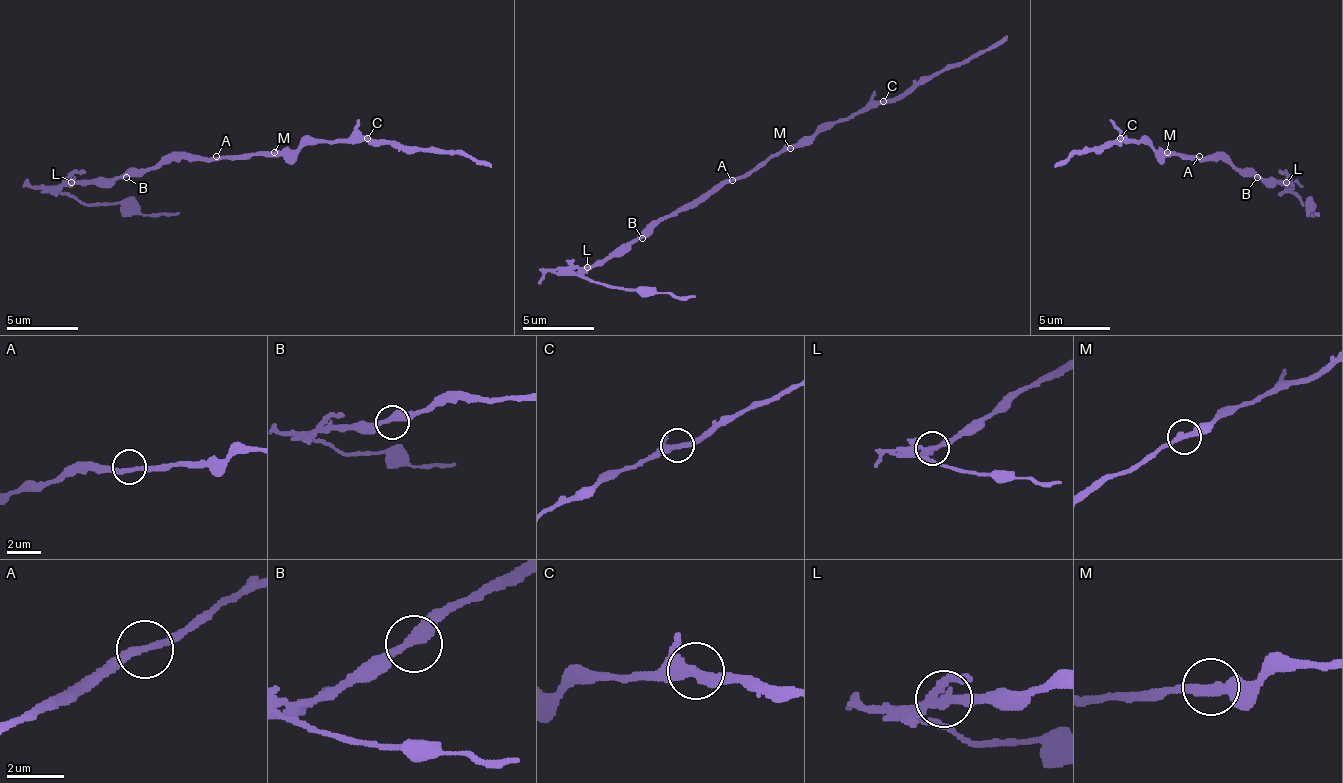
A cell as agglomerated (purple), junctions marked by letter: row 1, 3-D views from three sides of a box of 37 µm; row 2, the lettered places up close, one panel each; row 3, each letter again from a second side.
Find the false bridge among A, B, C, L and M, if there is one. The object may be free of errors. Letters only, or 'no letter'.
L

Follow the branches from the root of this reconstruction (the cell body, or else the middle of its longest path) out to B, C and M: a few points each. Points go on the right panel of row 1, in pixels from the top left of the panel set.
B: (1199, 159), (1228, 159), (1239, 170), (1249, 170), (1257, 177)
C: (1199, 159), (1160, 156), (1142, 141), (1124, 141), (1120, 138)
M: (1199, 159), (1185, 159), (1167, 152)

